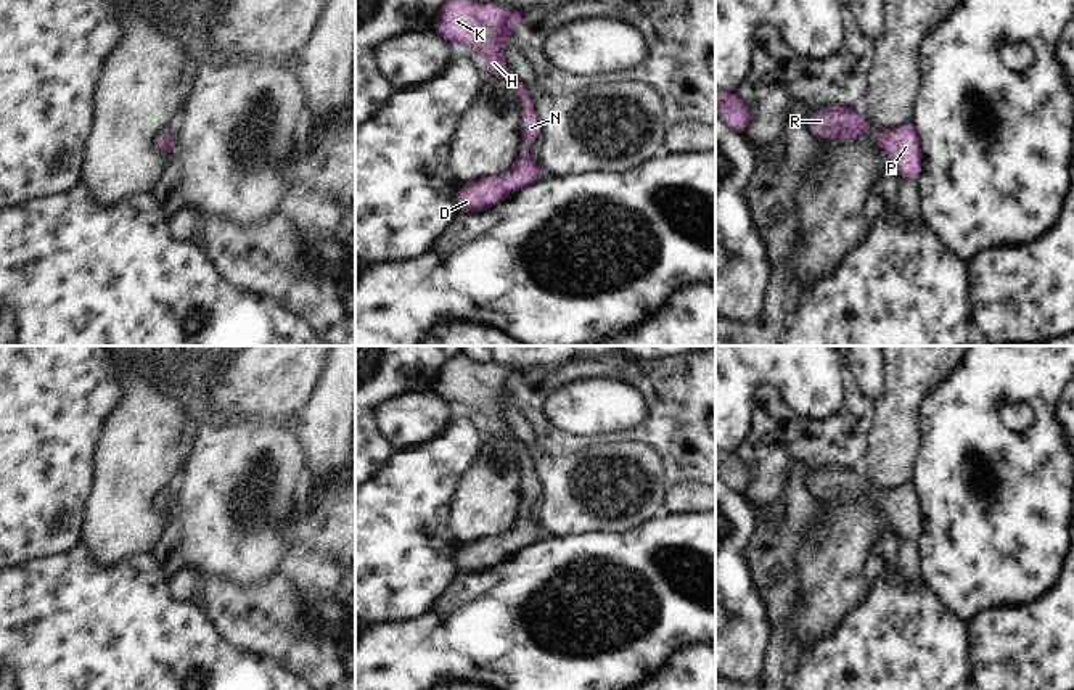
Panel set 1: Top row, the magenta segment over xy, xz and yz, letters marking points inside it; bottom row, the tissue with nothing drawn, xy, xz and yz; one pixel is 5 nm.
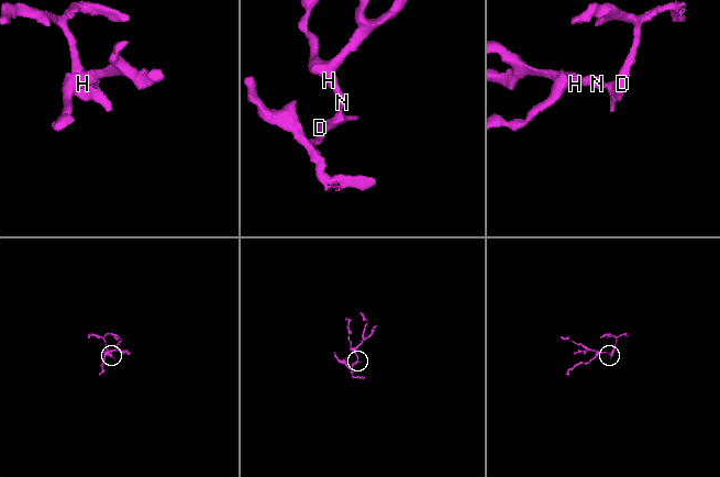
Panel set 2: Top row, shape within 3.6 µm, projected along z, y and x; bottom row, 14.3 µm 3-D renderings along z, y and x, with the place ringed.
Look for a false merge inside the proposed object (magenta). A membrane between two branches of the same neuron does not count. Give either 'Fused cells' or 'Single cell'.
Single cell

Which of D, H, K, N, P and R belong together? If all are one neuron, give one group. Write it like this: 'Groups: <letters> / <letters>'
Groups: D H K N P R

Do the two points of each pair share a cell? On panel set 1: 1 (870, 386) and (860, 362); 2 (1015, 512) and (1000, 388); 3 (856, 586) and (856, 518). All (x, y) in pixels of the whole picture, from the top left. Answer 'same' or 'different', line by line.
1: same
2: same
3: same

